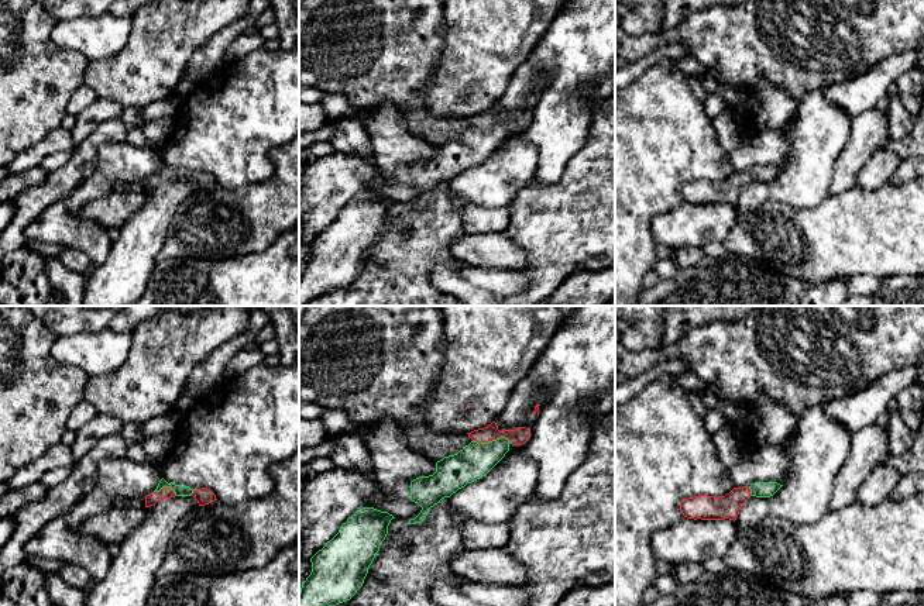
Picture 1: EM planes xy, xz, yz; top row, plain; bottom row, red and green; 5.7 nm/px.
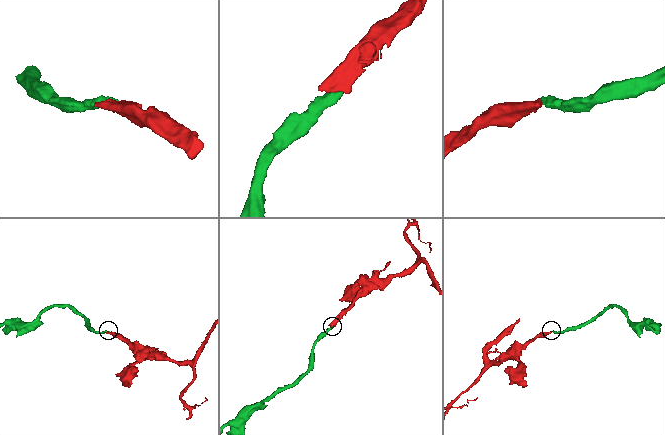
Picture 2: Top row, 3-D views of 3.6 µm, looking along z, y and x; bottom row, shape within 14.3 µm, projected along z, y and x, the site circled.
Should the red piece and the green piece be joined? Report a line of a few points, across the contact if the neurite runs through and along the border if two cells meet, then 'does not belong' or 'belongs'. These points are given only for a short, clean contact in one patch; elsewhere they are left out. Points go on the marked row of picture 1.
line xz (519, 436), (491, 440), (488, 447), (476, 460); belongs

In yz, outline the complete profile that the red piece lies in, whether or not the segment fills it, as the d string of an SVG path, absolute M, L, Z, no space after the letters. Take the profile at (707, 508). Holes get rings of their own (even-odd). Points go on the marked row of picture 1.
M755 482L750 486L734 488L725 496L694 496L680 503L680 510L687 519L701 520L736 520L742 505L750 497L770 497L783 485L777 482Z

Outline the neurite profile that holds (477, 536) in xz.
M453 507L461 519L461 531L466 550L504 550L511 537L505 523L485 524L468 517Z

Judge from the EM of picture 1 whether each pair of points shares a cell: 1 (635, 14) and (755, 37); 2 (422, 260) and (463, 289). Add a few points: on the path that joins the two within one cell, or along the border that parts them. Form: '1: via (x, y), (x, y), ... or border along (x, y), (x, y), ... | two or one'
1: border along (691, 14), (673, 27), (649, 34) | two
2: border along (459, 261), (432, 271), (438, 291) | two

